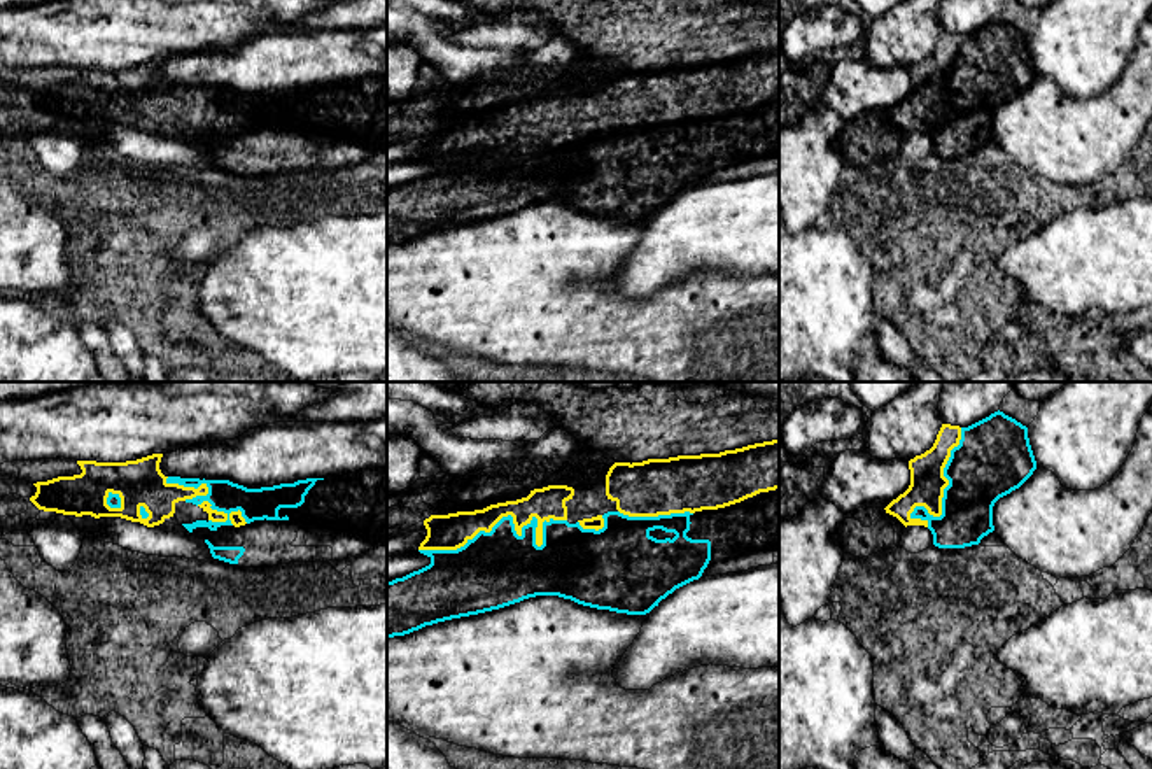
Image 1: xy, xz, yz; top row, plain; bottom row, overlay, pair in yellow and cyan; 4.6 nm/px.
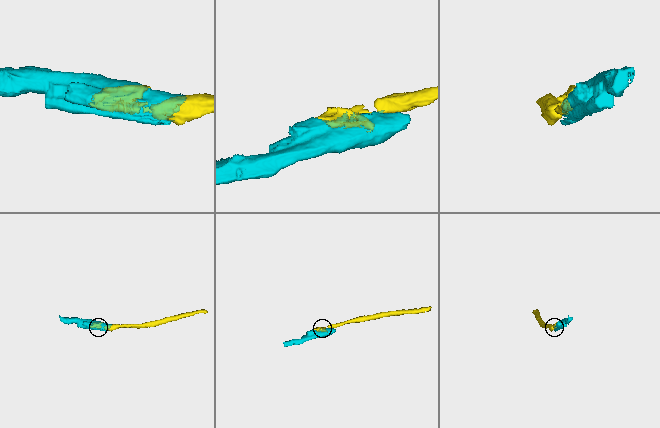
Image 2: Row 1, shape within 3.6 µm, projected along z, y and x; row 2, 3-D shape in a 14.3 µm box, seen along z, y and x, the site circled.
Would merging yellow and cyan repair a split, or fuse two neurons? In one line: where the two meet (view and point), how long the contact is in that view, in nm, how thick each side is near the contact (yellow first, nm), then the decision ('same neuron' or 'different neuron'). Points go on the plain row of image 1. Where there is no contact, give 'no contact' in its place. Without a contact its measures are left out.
contact xz (515, 134); length 700 nm; calibres 150 and 340 nm; different neuron

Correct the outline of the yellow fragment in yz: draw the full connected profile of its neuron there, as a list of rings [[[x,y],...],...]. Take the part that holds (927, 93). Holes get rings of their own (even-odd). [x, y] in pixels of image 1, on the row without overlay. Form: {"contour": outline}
{"contour": [[[942,32],[933,54],[909,68],[910,93],[884,116],[886,121],[896,124],[905,135],[928,135],[928,128],[910,124],[916,114],[924,114],[930,123],[940,124],[944,96],[949,93],[944,75],[959,47],[959,33]]]}

